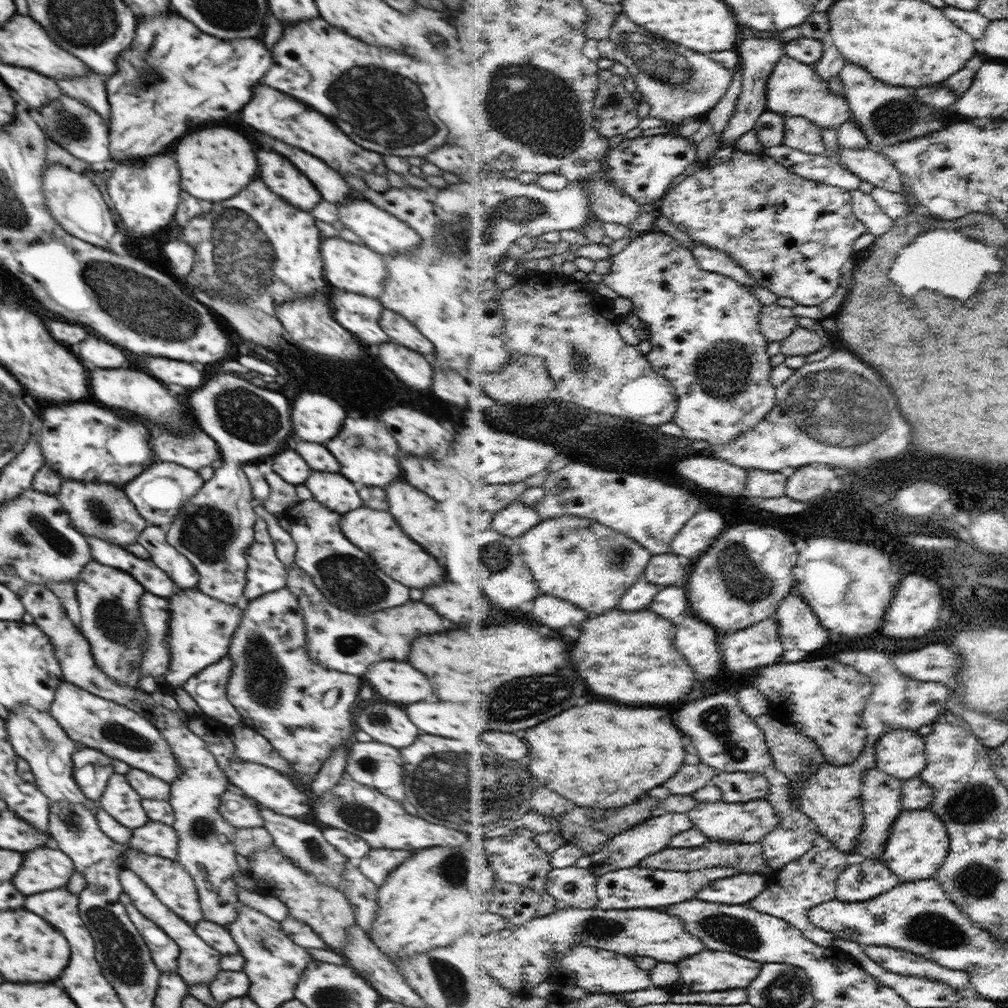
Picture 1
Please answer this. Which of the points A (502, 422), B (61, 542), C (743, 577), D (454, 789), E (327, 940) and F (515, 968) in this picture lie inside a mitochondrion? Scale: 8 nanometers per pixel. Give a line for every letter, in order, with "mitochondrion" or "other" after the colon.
A: mitochondrion
B: mitochondrion
C: mitochondrion
D: mitochondrion
E: other
F: other

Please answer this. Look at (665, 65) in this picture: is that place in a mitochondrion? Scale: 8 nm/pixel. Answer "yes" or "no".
yes

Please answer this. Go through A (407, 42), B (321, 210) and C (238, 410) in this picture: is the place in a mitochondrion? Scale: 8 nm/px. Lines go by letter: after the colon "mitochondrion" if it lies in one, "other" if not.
A: other
B: other
C: mitochondrion

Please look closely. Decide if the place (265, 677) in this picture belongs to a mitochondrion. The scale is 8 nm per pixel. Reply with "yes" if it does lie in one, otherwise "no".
yes

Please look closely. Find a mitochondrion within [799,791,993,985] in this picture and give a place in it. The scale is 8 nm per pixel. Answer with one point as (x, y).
(929, 928)

